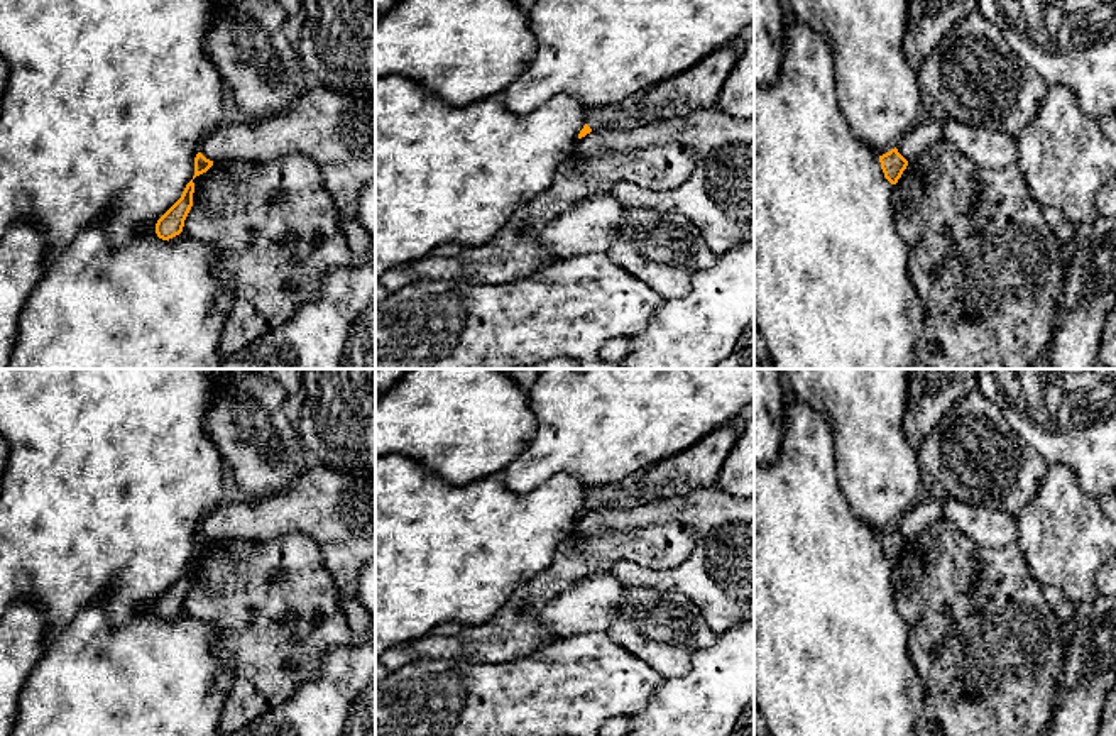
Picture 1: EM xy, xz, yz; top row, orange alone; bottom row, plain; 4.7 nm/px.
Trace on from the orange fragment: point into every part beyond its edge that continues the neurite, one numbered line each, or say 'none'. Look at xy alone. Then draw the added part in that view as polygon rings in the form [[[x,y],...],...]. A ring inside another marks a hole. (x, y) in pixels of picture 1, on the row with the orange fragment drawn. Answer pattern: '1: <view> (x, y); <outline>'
1: xy (337, 131); [[[313,85],[282,113],[262,120],[223,122],[200,146],[210,161],[272,161],[293,152],[308,156],[320,169],[325,188],[336,203],[340,217],[355,220],[362,188],[375,181],[375,95],[353,96]]]

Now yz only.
1: yz (925, 132); [[[930,110],[925,118],[903,137],[896,149],[910,162],[942,137],[940,113]]]

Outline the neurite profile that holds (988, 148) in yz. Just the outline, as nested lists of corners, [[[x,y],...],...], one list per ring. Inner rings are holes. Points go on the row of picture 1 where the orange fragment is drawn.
[[[940,115],[942,135],[957,146],[974,164],[1003,169],[1018,161],[1018,139],[999,129],[984,129]]]

